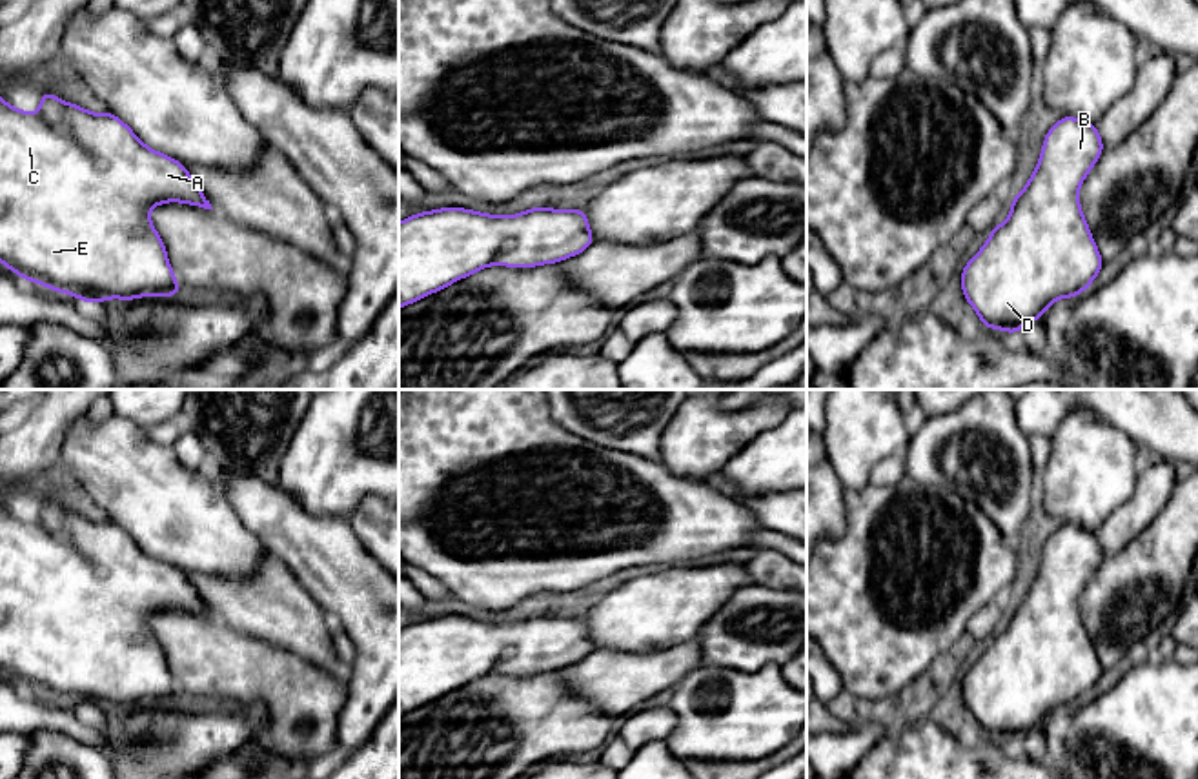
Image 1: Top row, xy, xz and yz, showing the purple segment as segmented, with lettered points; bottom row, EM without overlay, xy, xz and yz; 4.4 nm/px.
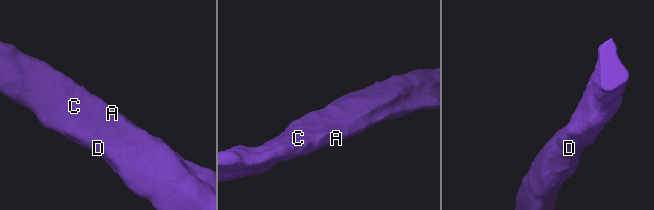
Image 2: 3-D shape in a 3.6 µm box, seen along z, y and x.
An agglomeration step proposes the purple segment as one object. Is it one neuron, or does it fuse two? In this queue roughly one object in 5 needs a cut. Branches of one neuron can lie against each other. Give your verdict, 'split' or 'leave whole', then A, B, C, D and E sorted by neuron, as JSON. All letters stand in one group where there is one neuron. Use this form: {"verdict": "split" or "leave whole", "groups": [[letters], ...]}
{"verdict": "leave whole", "groups": [["A", "B", "C", "D", "E"]]}

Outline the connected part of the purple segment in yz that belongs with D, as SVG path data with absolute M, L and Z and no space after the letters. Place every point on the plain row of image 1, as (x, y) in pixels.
M1061 524L1045 542L1041 564L1021 601L1010 606L1010 622L992 635L983 655L961 679L961 699L983 735L1018 741L1032 728L1041 728L1058 706L1074 706L1103 675L1078 601L1081 590L1103 561L1096 531Z

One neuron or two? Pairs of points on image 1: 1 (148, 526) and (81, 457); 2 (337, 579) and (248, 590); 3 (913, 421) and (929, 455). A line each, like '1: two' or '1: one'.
1: one
2: two
3: two

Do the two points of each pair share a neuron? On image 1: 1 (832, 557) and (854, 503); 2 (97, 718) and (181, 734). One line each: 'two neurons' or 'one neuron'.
1: one neuron
2: one neuron

